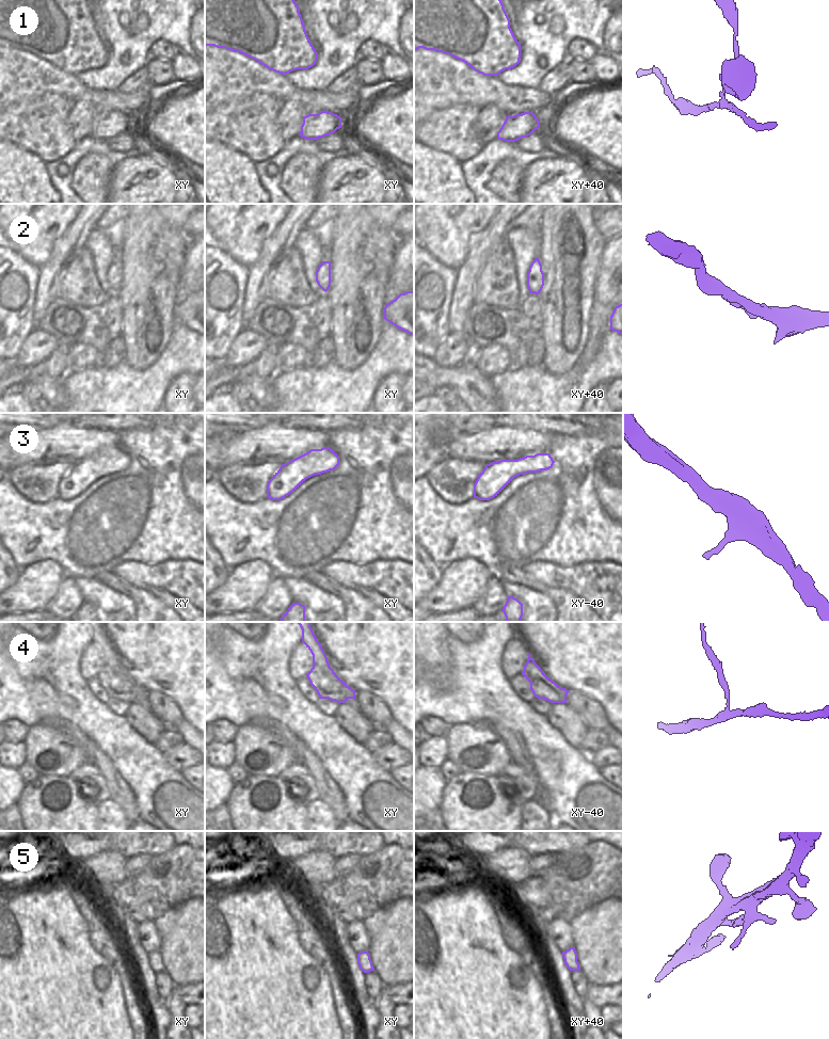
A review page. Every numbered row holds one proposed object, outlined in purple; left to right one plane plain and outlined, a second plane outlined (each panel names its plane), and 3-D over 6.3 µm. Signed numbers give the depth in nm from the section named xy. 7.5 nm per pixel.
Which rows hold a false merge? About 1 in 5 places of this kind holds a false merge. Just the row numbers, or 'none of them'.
1, 4

